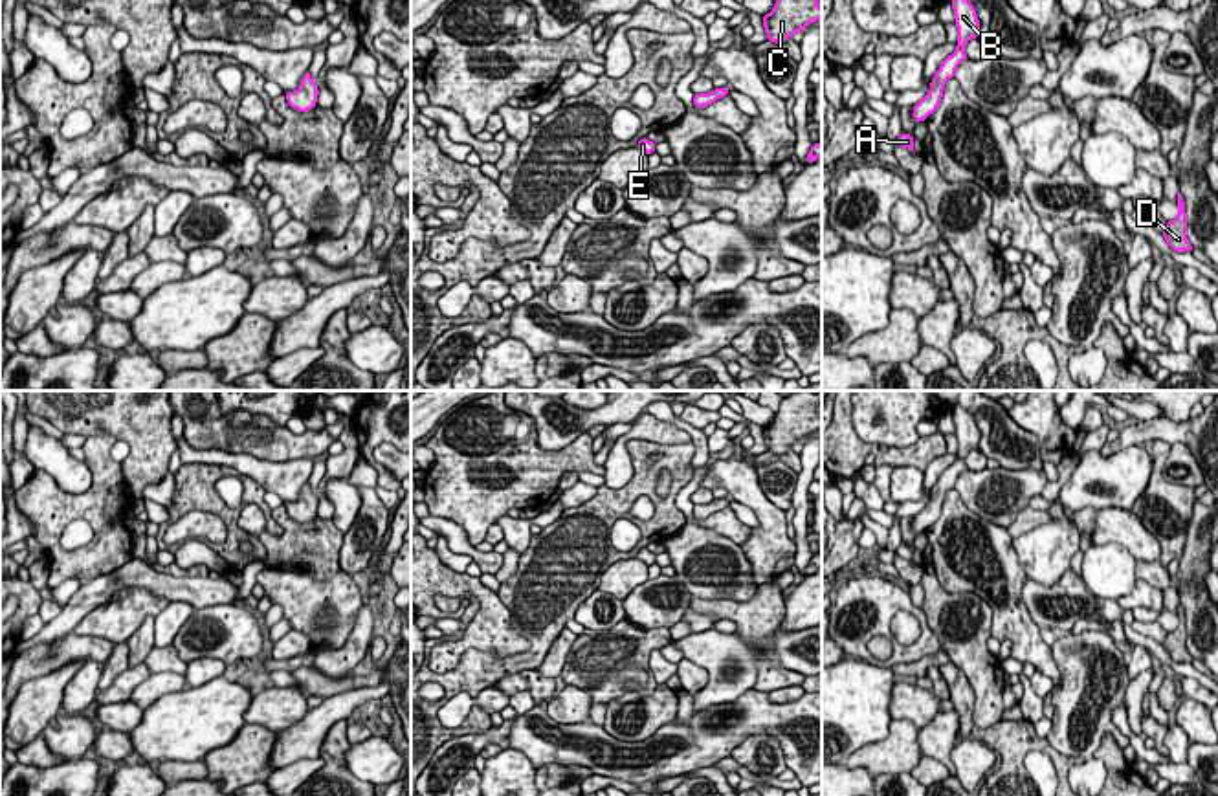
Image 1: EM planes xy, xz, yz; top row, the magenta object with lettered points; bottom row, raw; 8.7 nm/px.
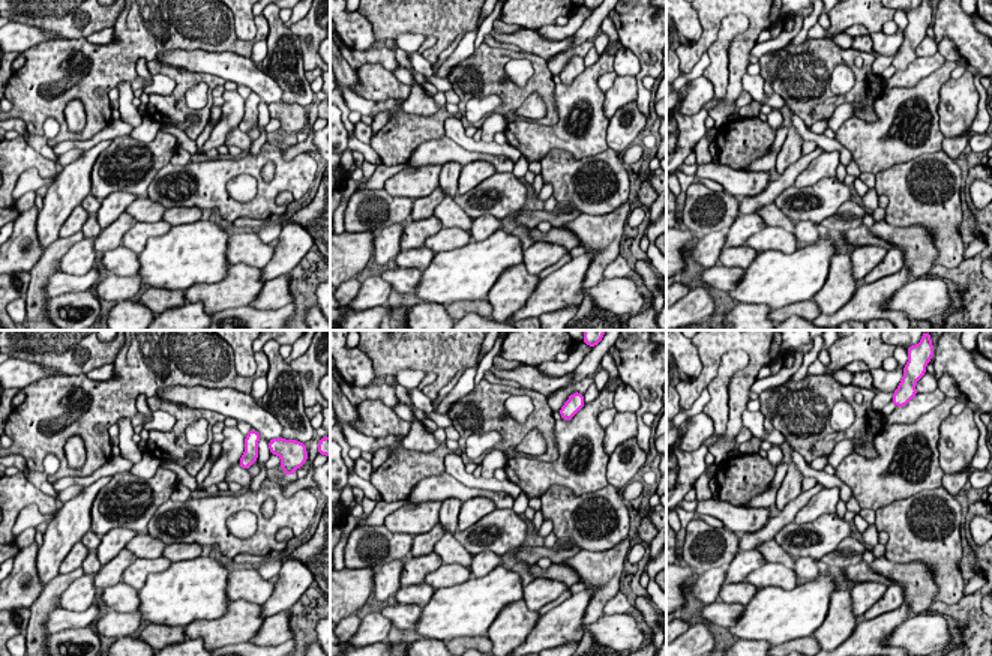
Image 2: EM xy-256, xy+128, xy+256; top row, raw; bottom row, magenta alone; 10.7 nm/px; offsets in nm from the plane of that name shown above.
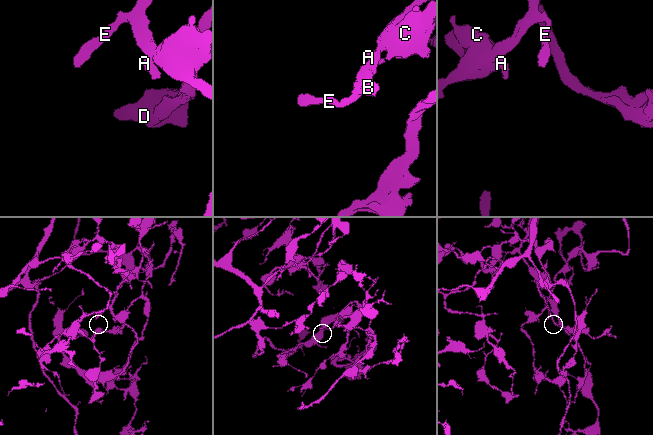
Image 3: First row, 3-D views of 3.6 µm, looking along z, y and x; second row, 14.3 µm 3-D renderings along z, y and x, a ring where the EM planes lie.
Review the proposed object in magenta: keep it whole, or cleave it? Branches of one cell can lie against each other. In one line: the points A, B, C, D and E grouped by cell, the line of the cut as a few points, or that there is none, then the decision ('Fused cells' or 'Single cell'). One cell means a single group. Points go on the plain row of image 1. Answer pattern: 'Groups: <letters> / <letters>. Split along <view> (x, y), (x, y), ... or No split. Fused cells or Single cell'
Groups: A B C D E. No split. Single cell

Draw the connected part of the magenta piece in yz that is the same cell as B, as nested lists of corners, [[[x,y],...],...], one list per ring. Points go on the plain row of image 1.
[[[959,404],[952,405],[952,420],[958,438],[958,459],[948,466],[936,482],[928,504],[914,515],[912,528],[917,534],[925,532],[941,515],[945,493],[956,488],[956,479],[967,471],[965,457],[969,451],[978,449],[980,431],[974,415],[963,409]]]

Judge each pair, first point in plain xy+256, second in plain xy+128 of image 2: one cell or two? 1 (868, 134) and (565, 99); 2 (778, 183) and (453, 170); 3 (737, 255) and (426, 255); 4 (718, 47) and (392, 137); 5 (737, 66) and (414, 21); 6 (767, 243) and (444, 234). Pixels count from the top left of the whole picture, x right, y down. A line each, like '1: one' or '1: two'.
1: one
2: two
3: one
4: one
5: one
6: one

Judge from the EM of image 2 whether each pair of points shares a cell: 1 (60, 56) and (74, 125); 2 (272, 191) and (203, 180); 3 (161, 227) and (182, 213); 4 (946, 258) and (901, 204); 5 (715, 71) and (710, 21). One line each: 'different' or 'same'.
1: different
2: same
3: different
4: same
5: different

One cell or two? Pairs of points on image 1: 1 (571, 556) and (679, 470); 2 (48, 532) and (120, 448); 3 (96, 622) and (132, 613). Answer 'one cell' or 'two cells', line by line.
1: one cell
2: two cells
3: one cell

